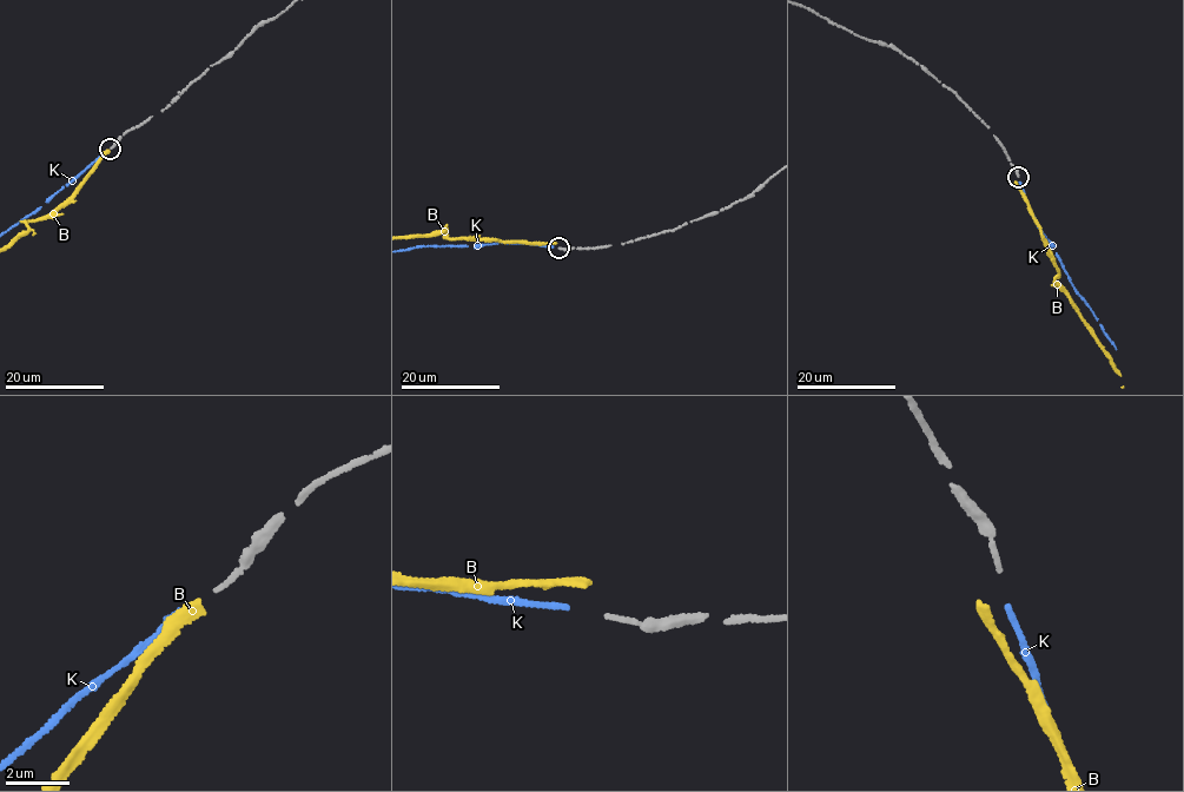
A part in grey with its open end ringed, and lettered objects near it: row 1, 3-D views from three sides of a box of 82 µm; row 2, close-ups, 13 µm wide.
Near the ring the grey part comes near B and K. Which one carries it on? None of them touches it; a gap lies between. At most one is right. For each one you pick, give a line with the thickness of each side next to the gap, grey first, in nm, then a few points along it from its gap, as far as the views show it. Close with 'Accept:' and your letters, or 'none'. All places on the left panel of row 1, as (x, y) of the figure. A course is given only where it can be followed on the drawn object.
K: 130 nm thick on the grey side, 170 nm on the other
Accept: K

